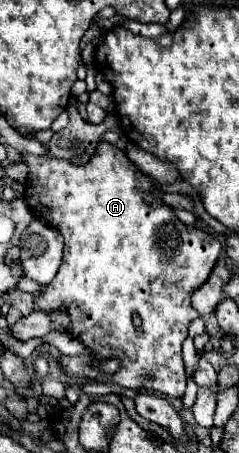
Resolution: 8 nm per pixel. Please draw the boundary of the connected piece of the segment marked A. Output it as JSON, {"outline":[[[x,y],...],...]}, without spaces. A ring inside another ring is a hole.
{"outline":[[[101,141],[101,143],[99,143],[97,153],[95,153],[95,155],[91,157],[91,161],[89,161],[87,165],[83,165],[83,167],[67,165],[67,161],[47,161],[47,157],[37,157],[37,155],[29,155],[29,153],[23,153],[23,161],[29,165],[29,179],[27,179],[27,185],[25,185],[25,201],[27,201],[29,209],[31,209],[31,213],[37,215],[37,217],[41,217],[41,219],[47,221],[47,223],[51,221],[51,225],[57,227],[57,229],[61,231],[61,235],[65,237],[63,265],[61,265],[59,273],[55,275],[55,279],[51,281],[51,285],[47,285],[47,287],[37,295],[37,299],[35,299],[35,309],[41,309],[41,311],[65,309],[65,311],[69,313],[69,317],[71,317],[71,327],[69,327],[71,335],[73,335],[75,339],[79,339],[79,341],[89,349],[89,355],[63,357],[63,359],[61,359],[61,365],[63,365],[71,375],[97,377],[97,379],[103,379],[103,381],[111,379],[113,383],[117,383],[117,385],[121,385],[121,387],[127,387],[127,389],[135,389],[135,391],[145,389],[145,391],[151,391],[151,393],[159,391],[159,393],[163,393],[163,395],[167,395],[167,397],[181,397],[181,395],[185,393],[185,369],[183,369],[183,359],[181,359],[181,345],[183,345],[183,341],[187,339],[189,323],[191,323],[195,317],[199,317],[199,313],[193,309],[193,305],[191,305],[191,301],[189,301],[189,295],[191,295],[191,291],[195,291],[199,285],[203,285],[203,281],[207,281],[207,277],[209,277],[209,273],[211,273],[211,269],[213,269],[213,265],[215,265],[215,261],[217,261],[217,257],[219,257],[219,253],[221,253],[221,243],[219,243],[213,235],[209,235],[207,231],[201,231],[201,229],[197,229],[197,227],[187,227],[187,225],[183,225],[183,223],[177,219],[175,211],[173,211],[169,205],[165,205],[161,197],[155,197],[155,195],[153,195],[153,193],[161,191],[159,181],[155,181],[155,179],[149,177],[149,175],[143,175],[143,173],[129,161],[127,155],[125,155],[125,151],[117,149],[115,145],[111,145],[111,143],[107,143],[107,141]],[[139,179],[147,179],[147,193],[141,189]],[[135,313],[137,313],[139,319],[141,319],[141,325],[139,325],[139,327],[135,327],[135,323],[133,323],[133,315],[135,315]],[[93,357],[101,357],[101,359],[105,359],[105,357],[115,357],[115,359],[121,361],[121,369],[119,369],[115,375],[111,375],[111,377],[101,375],[99,371],[95,371],[95,369],[89,367],[89,361],[91,361]]]}

